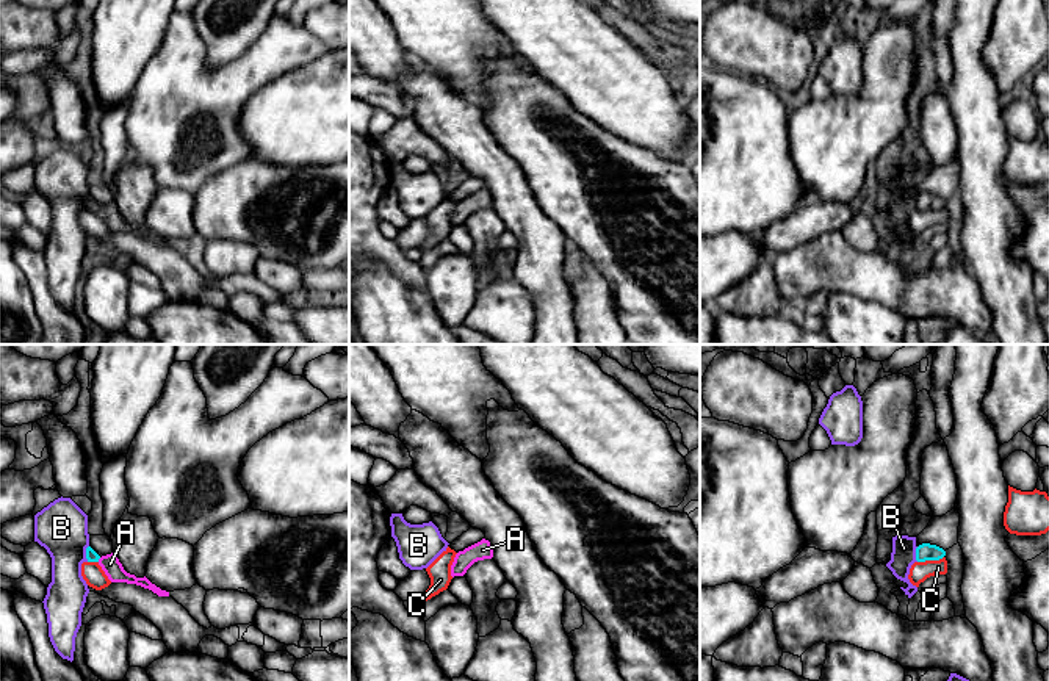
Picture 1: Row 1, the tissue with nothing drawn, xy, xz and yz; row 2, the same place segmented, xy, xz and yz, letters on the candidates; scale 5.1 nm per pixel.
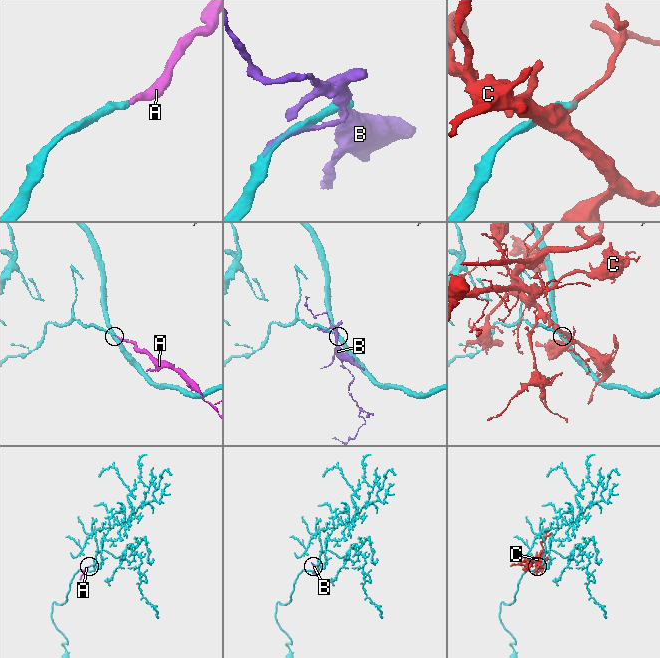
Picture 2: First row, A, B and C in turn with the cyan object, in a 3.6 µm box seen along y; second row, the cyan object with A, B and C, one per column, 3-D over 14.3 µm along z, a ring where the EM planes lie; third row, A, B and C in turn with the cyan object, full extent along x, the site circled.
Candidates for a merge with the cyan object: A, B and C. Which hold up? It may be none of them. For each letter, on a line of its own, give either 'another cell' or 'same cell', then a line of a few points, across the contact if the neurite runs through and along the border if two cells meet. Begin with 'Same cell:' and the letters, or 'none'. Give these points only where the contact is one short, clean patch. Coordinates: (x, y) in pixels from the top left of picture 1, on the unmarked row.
Same cell: A
A: same cell | xy (91, 204), (99, 207), (110, 213)
B: another cell
C: another cell

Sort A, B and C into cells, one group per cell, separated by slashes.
A / B / C

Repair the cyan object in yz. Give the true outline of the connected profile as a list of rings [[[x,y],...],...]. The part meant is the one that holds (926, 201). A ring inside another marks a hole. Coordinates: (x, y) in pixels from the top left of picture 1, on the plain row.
[[[922,193],[916,197],[916,210],[939,210],[946,205],[946,200],[936,194]]]

